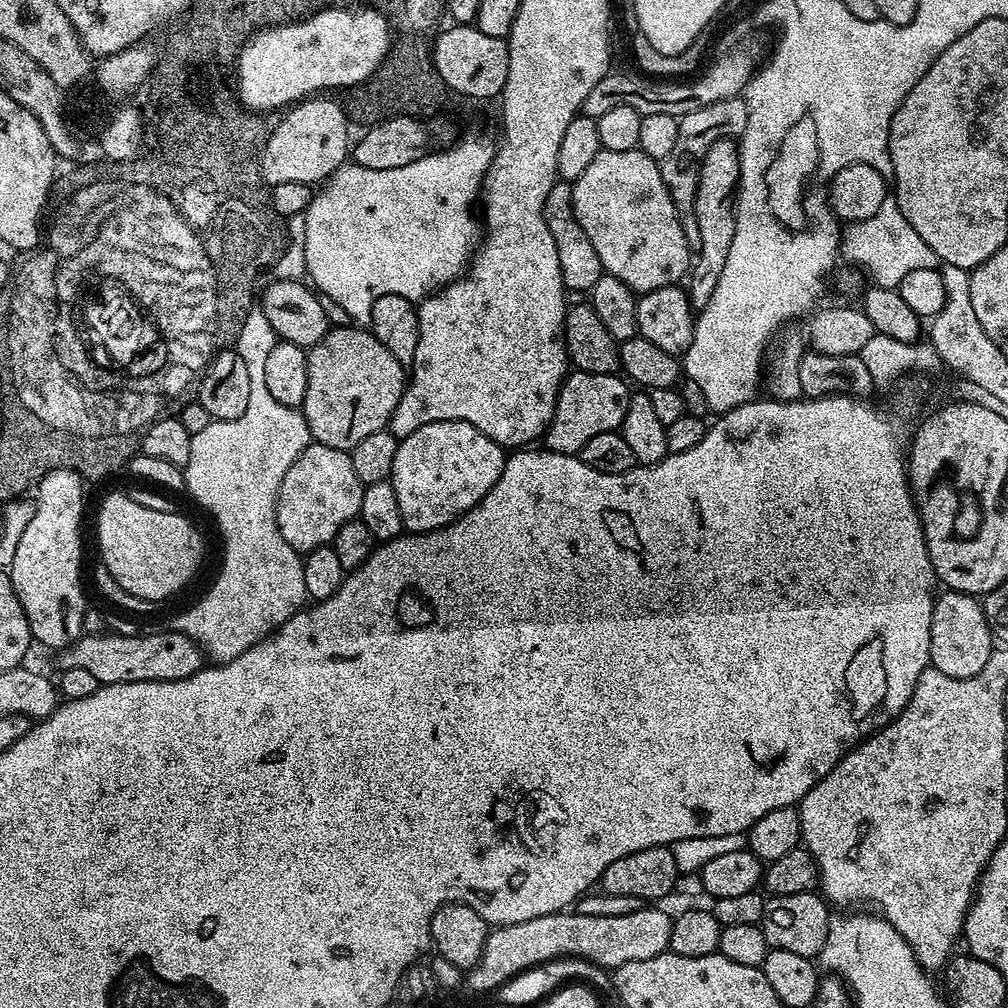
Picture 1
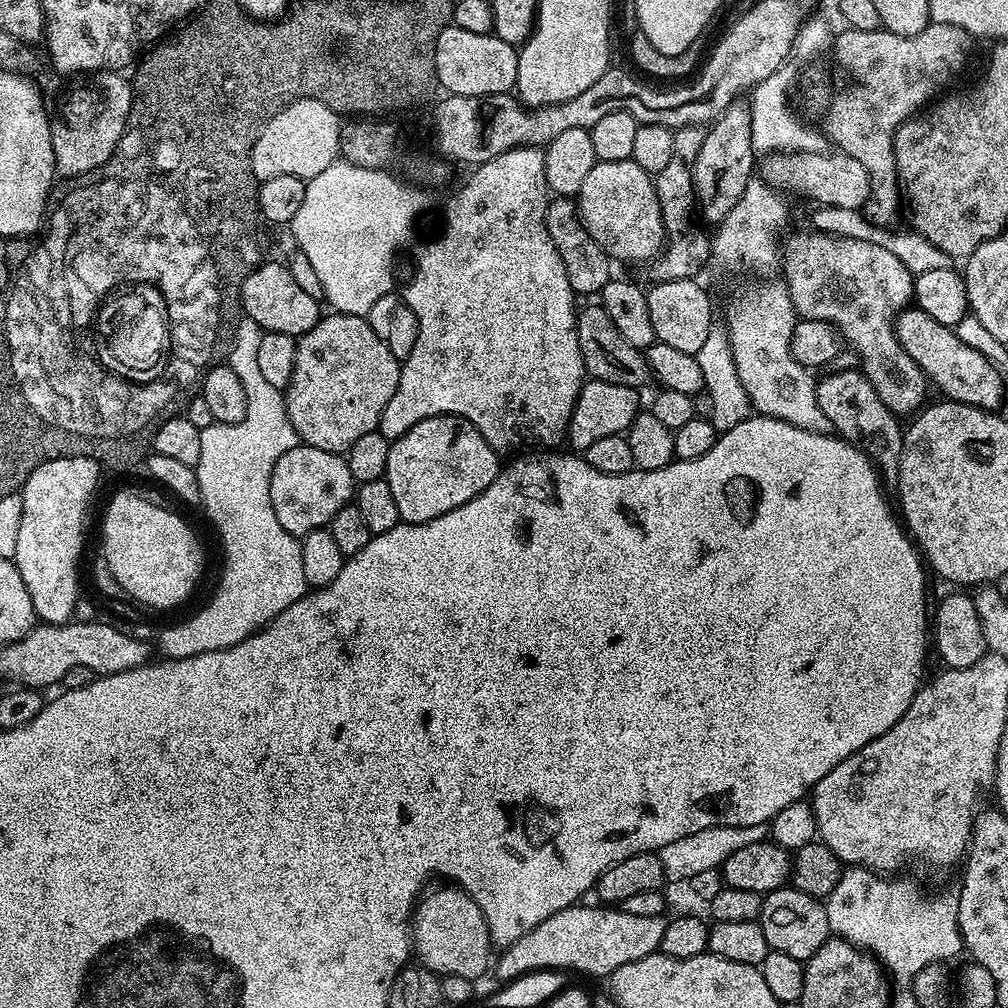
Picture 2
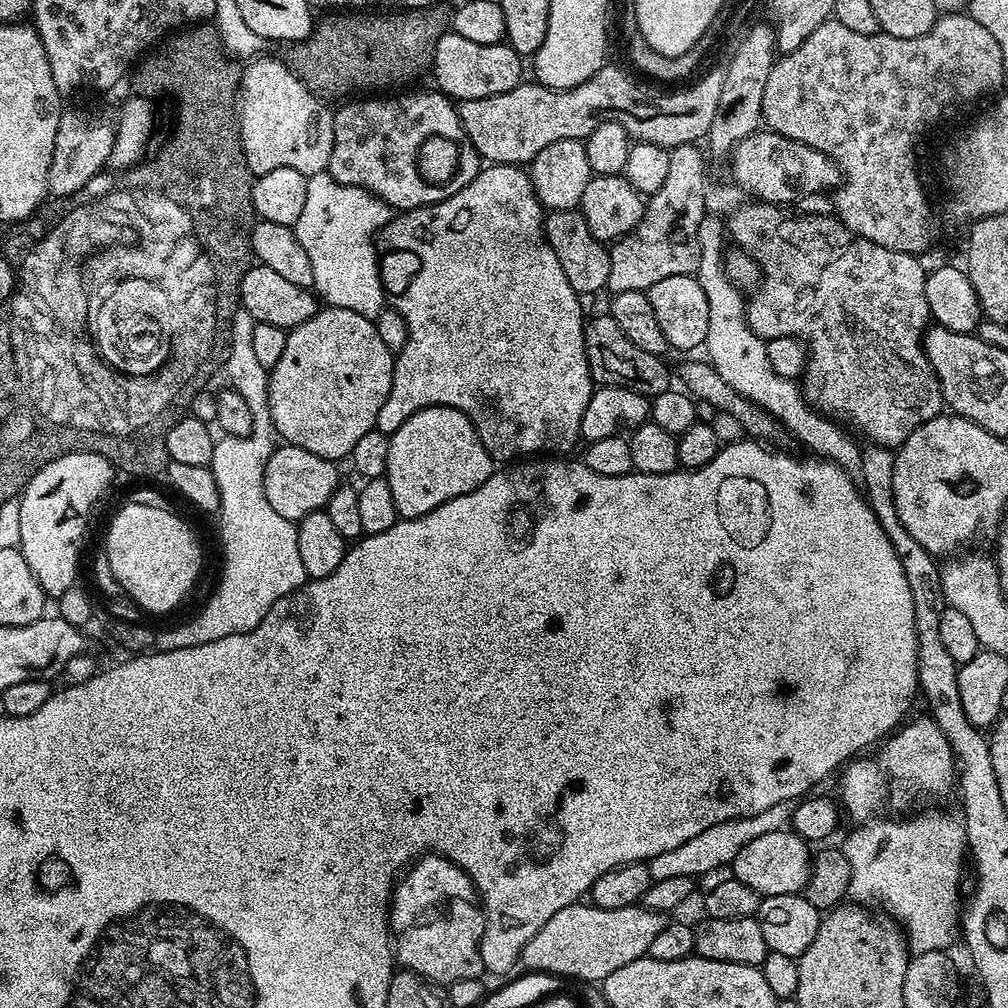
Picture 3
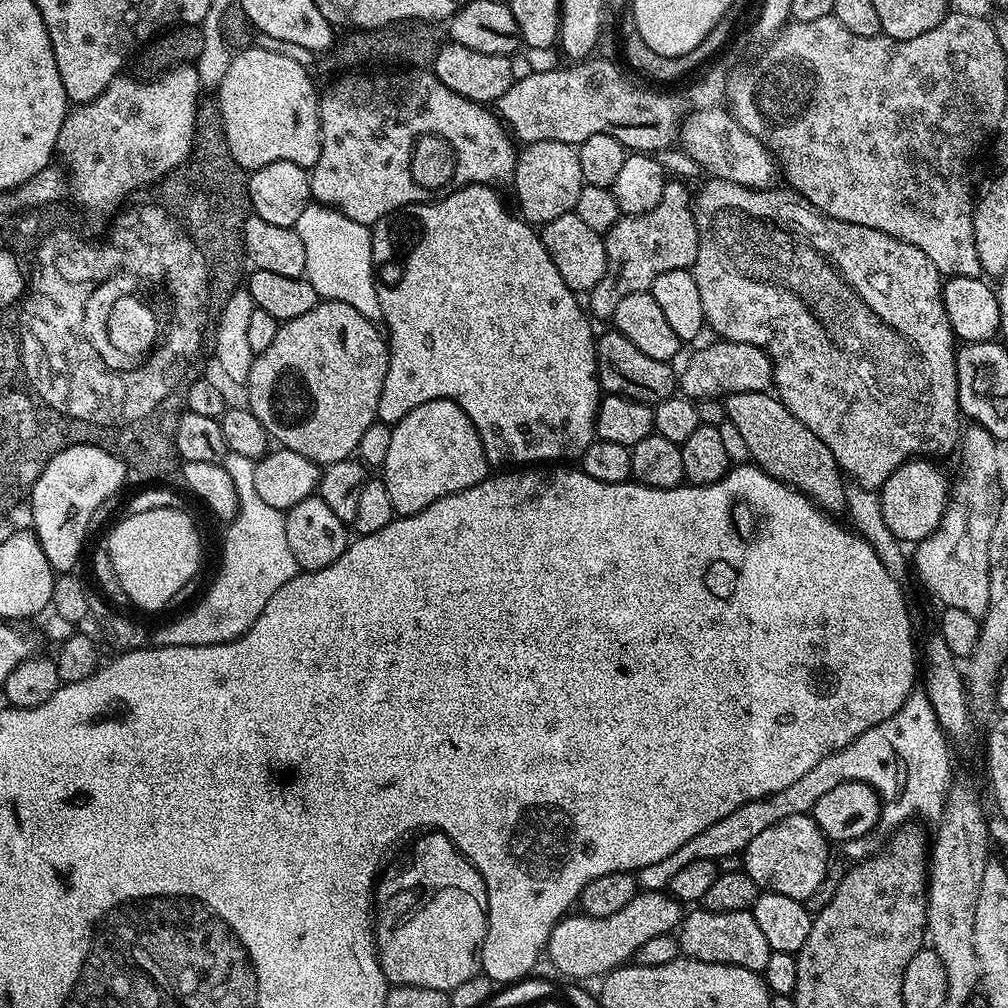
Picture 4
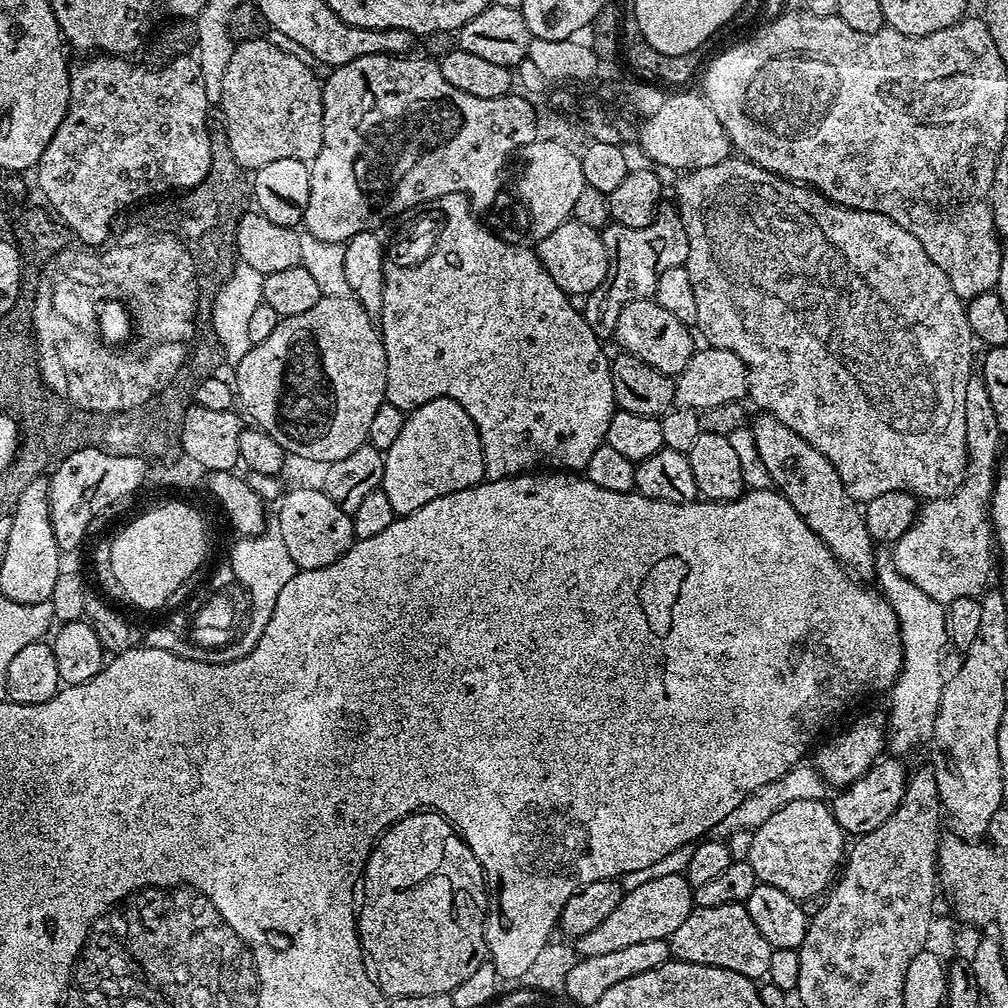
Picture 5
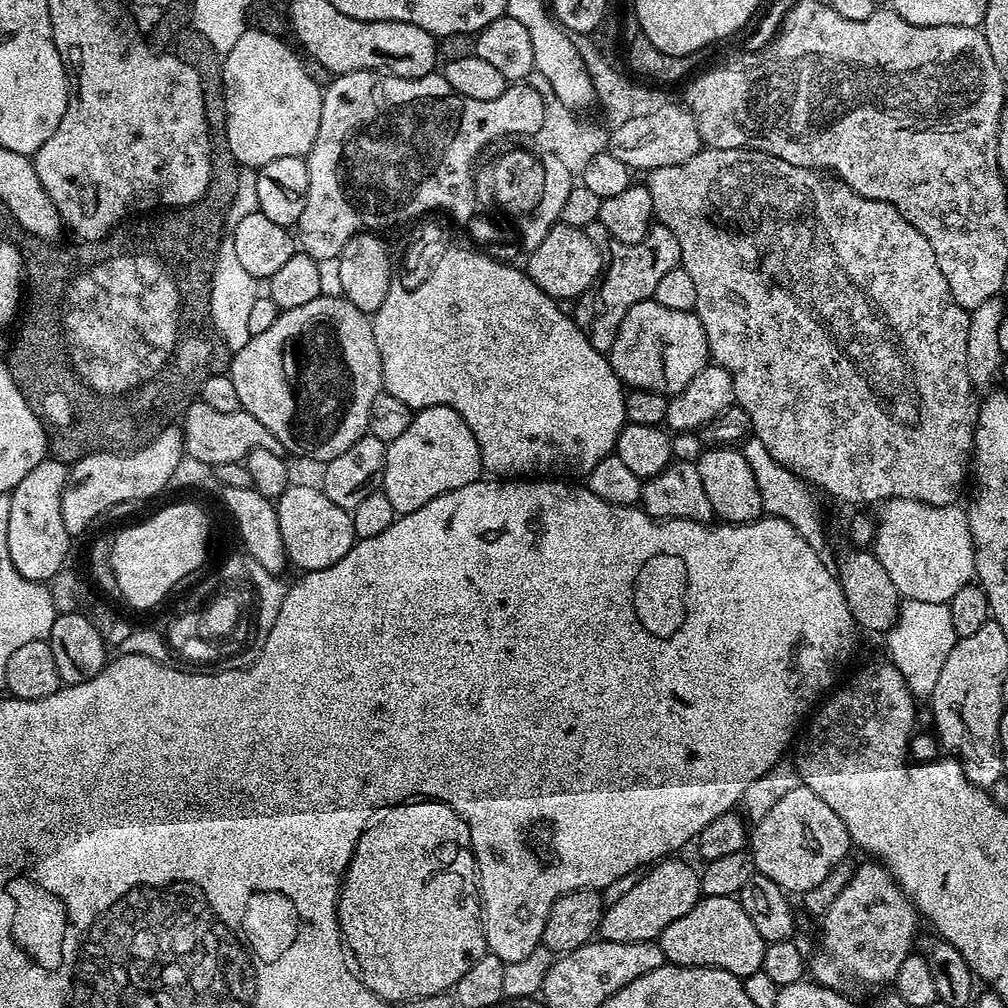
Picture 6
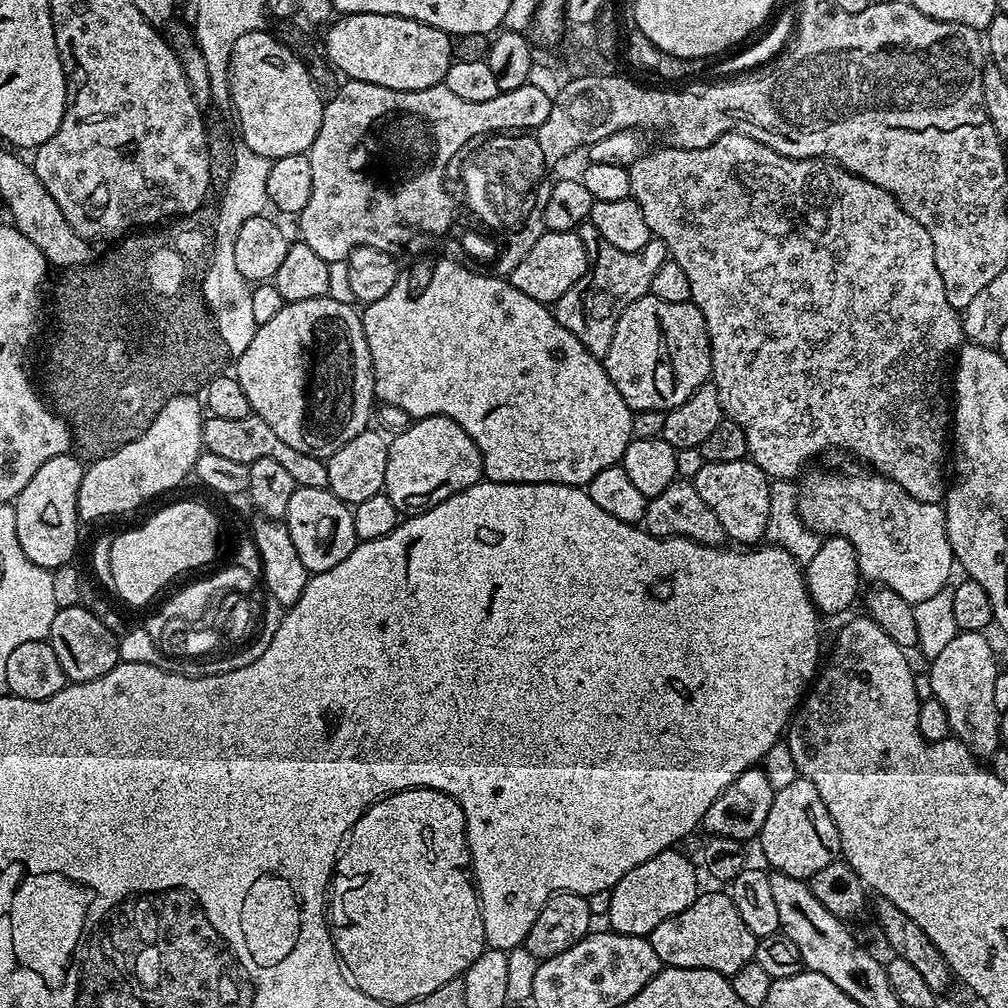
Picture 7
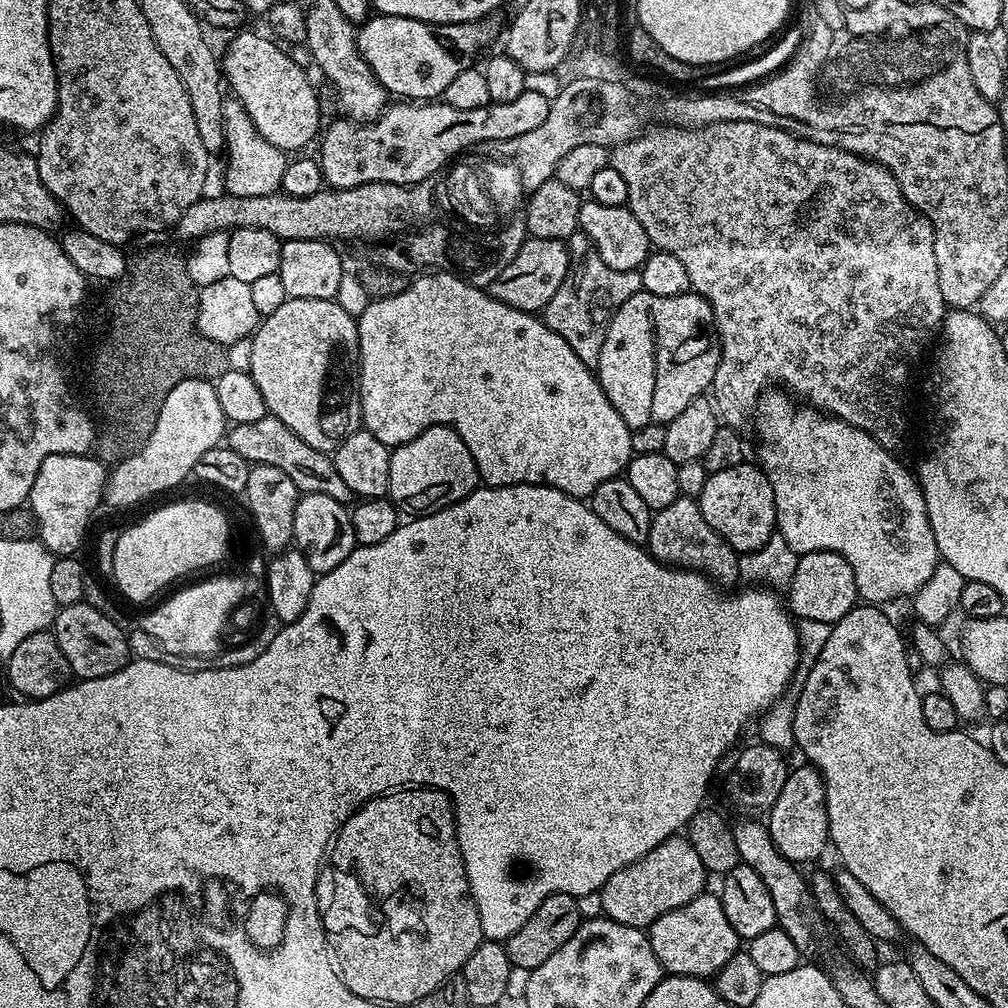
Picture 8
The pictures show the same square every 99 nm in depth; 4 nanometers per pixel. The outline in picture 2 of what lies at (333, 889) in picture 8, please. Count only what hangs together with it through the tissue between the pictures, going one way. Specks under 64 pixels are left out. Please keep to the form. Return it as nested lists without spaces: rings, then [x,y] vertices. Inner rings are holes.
[[[440,886],[444,888],[436,888],[431,892],[431,890],[425,891],[423,895],[421,895],[415,909],[414,915],[410,921],[410,935],[414,941],[414,952],[415,955],[420,955],[419,963],[423,965],[423,967],[430,969],[431,972],[435,972],[439,974],[441,977],[445,976],[461,976],[462,978],[466,978],[467,980],[476,982],[479,981],[478,978],[483,974],[484,971],[489,971],[490,961],[494,956],[494,945],[492,943],[492,935],[488,932],[488,923],[486,922],[486,918],[482,914],[482,910],[478,907],[475,902],[468,897],[468,895],[456,886]]]

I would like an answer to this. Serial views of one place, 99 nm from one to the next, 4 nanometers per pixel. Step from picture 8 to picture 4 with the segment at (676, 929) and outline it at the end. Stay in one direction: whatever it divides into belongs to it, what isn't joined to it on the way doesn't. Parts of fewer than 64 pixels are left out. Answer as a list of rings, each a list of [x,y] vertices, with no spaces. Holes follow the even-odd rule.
[[[697,910],[683,917],[678,929],[680,951],[687,959],[733,964],[751,972],[763,973],[766,962],[773,952],[770,942],[762,935],[758,922],[754,922],[751,911],[747,912],[706,912]]]

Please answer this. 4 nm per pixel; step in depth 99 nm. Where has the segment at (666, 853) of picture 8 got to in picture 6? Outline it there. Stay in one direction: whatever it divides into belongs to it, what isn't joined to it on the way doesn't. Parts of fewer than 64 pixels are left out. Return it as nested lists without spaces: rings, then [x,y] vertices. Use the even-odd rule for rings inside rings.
[[[665,858],[649,867],[641,875],[640,881],[626,893],[614,906],[605,908],[604,917],[600,923],[599,939],[610,942],[646,942],[656,940],[670,926],[687,914],[700,901],[701,873],[696,872],[680,858]]]

